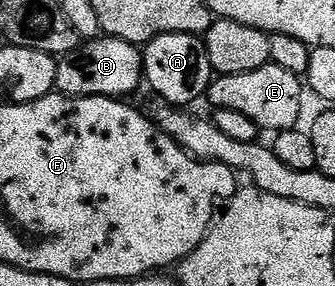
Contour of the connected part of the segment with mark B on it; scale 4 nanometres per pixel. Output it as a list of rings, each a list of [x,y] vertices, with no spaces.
[[[100,37],[84,42],[79,50],[58,60],[59,72],[55,86],[58,94],[76,97],[131,97],[144,82],[143,53],[136,44],[110,37]]]

